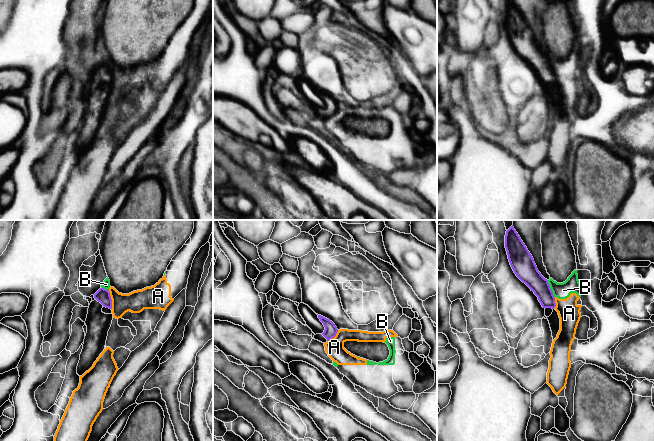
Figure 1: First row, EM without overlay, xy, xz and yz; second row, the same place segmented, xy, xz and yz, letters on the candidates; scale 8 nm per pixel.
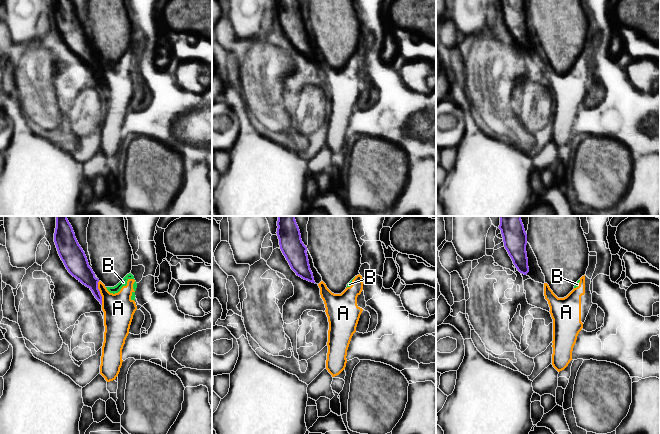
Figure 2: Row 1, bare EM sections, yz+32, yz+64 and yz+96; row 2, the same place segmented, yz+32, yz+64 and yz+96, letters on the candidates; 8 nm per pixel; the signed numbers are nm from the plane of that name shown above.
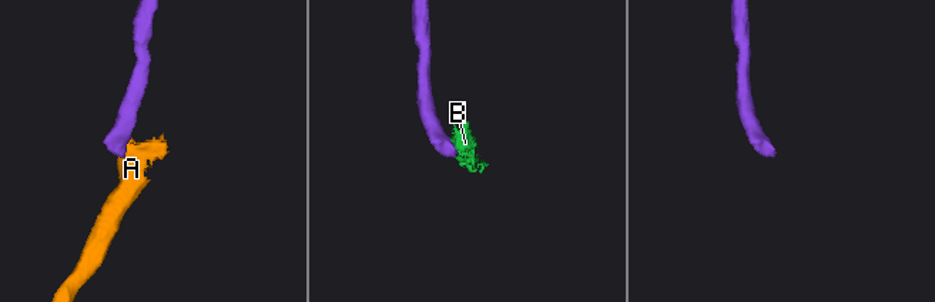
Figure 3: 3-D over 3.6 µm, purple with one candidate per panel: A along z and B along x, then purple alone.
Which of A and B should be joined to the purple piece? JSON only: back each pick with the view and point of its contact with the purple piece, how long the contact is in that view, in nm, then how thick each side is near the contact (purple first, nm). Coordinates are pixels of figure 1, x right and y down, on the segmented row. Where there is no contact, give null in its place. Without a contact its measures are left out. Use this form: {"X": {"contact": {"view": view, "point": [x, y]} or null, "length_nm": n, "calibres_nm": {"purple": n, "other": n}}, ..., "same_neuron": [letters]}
{"same_neuron": []}

